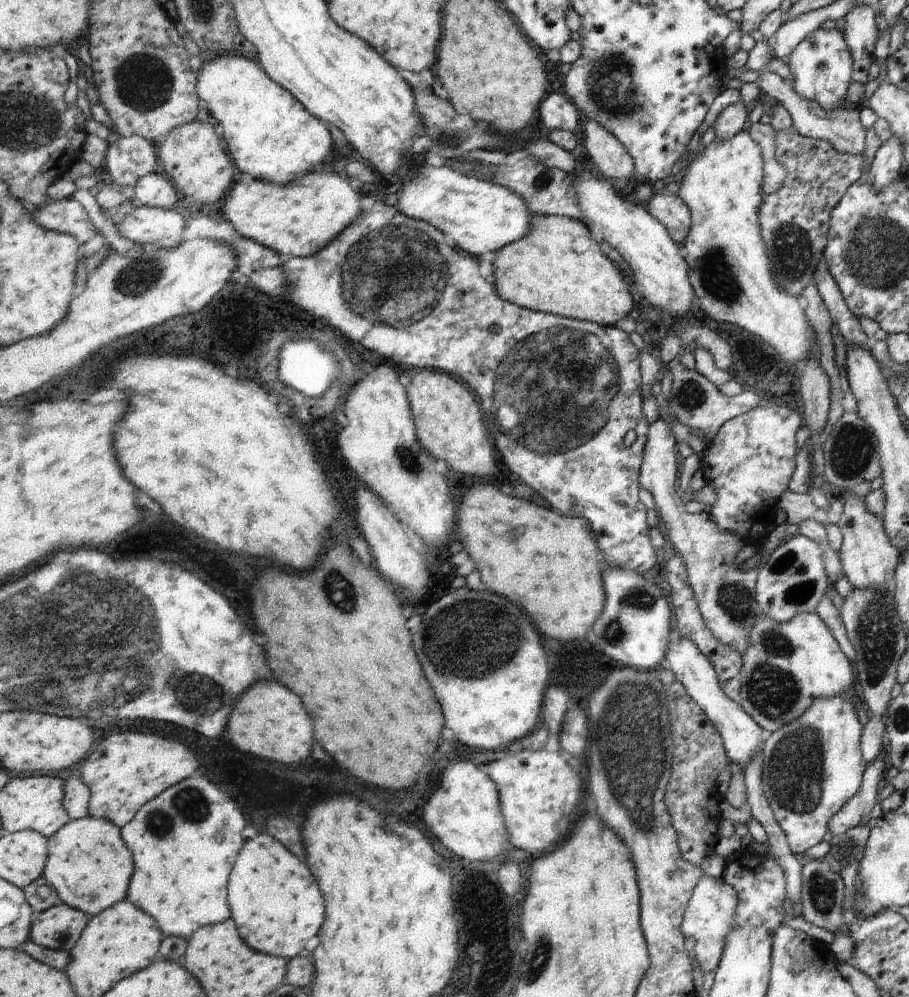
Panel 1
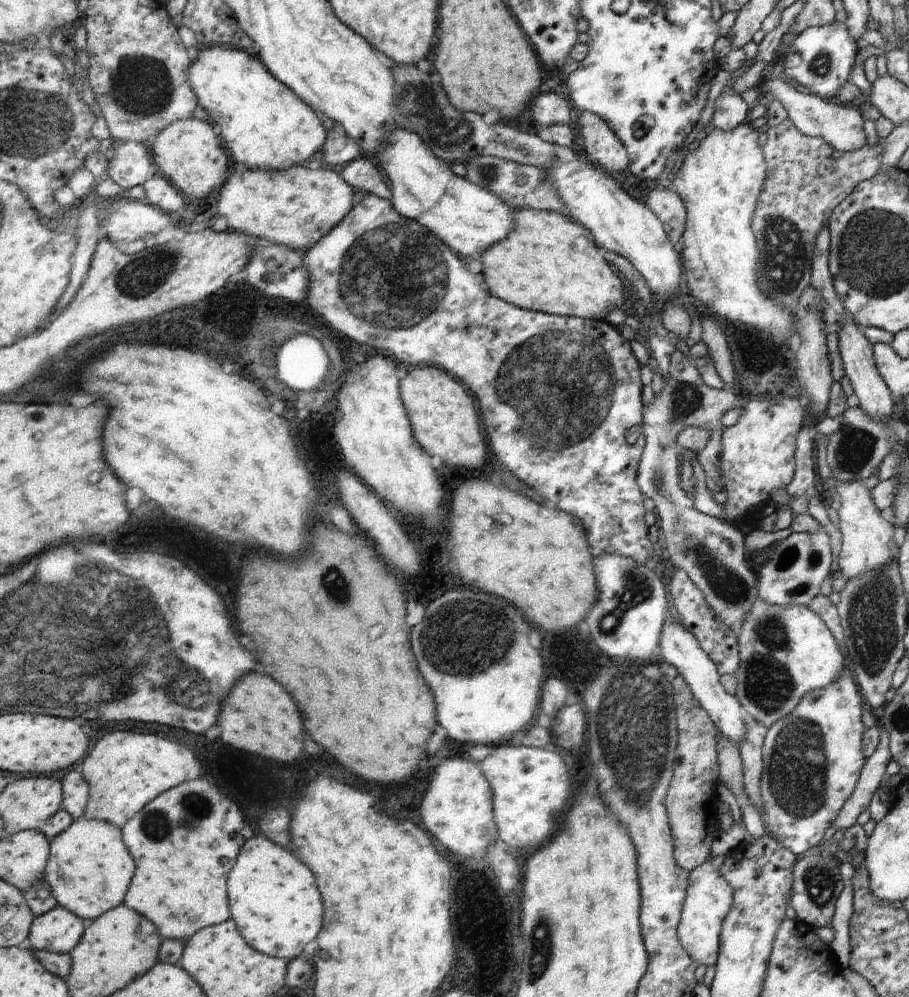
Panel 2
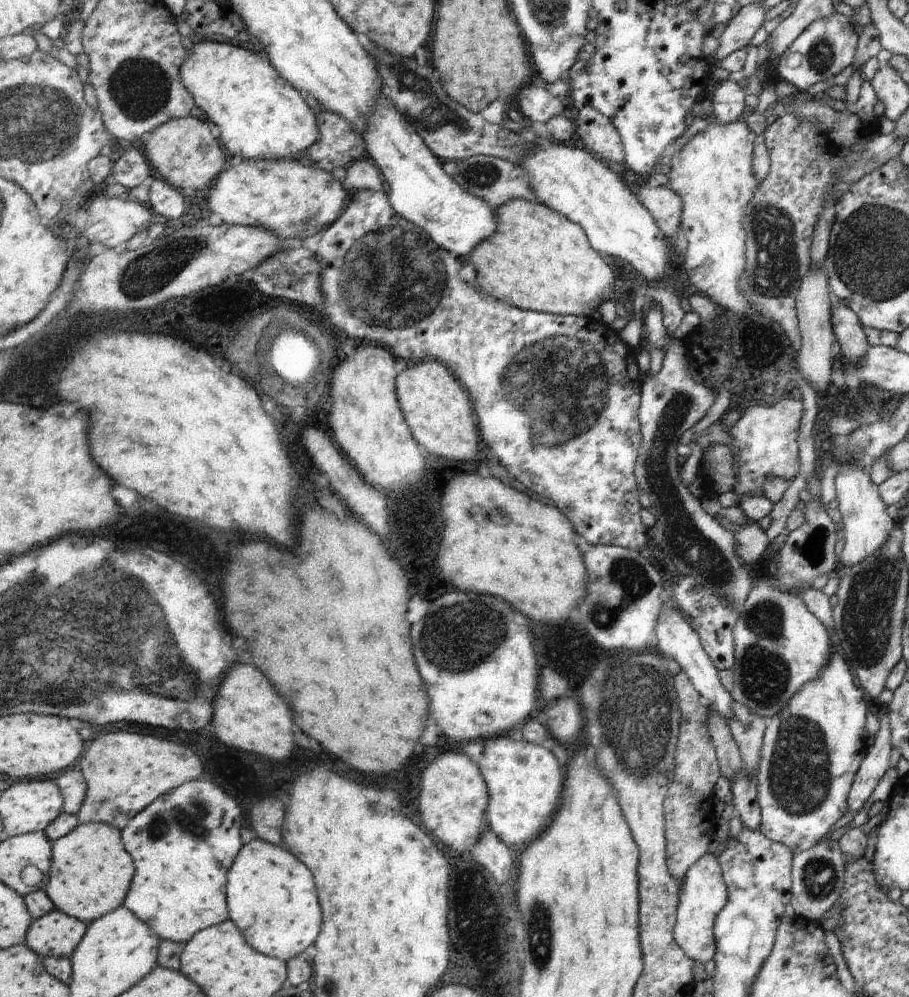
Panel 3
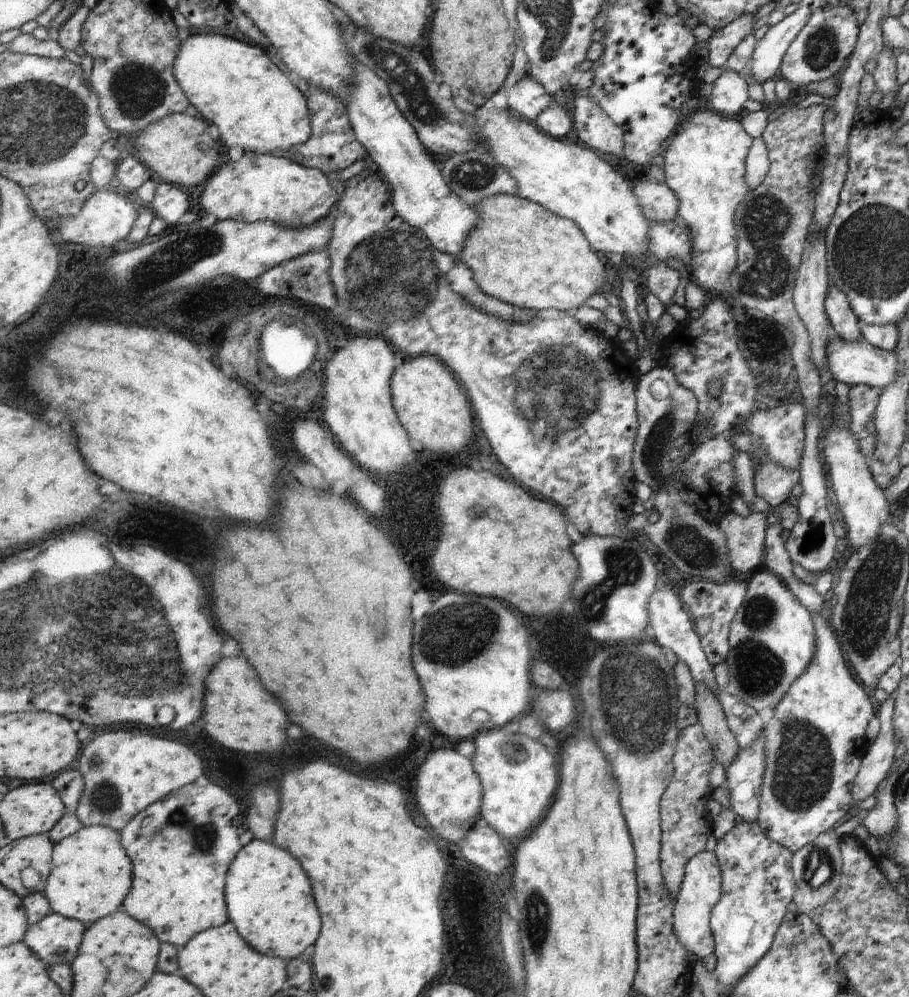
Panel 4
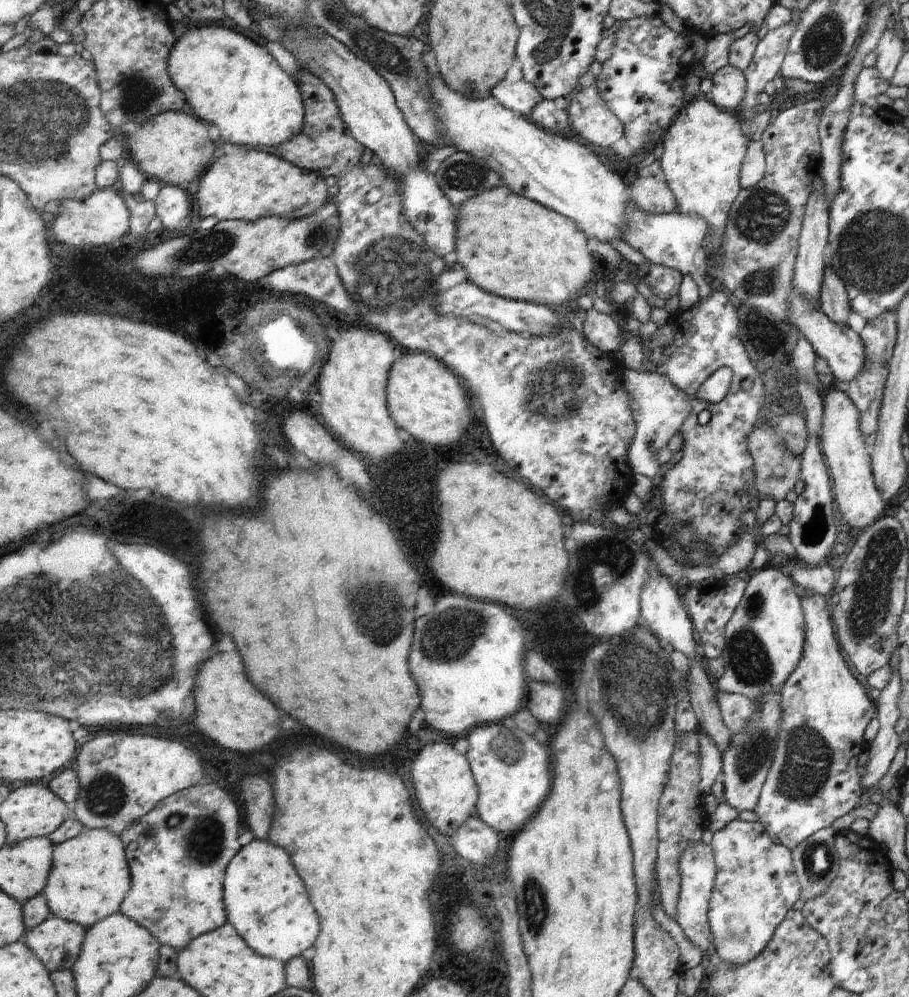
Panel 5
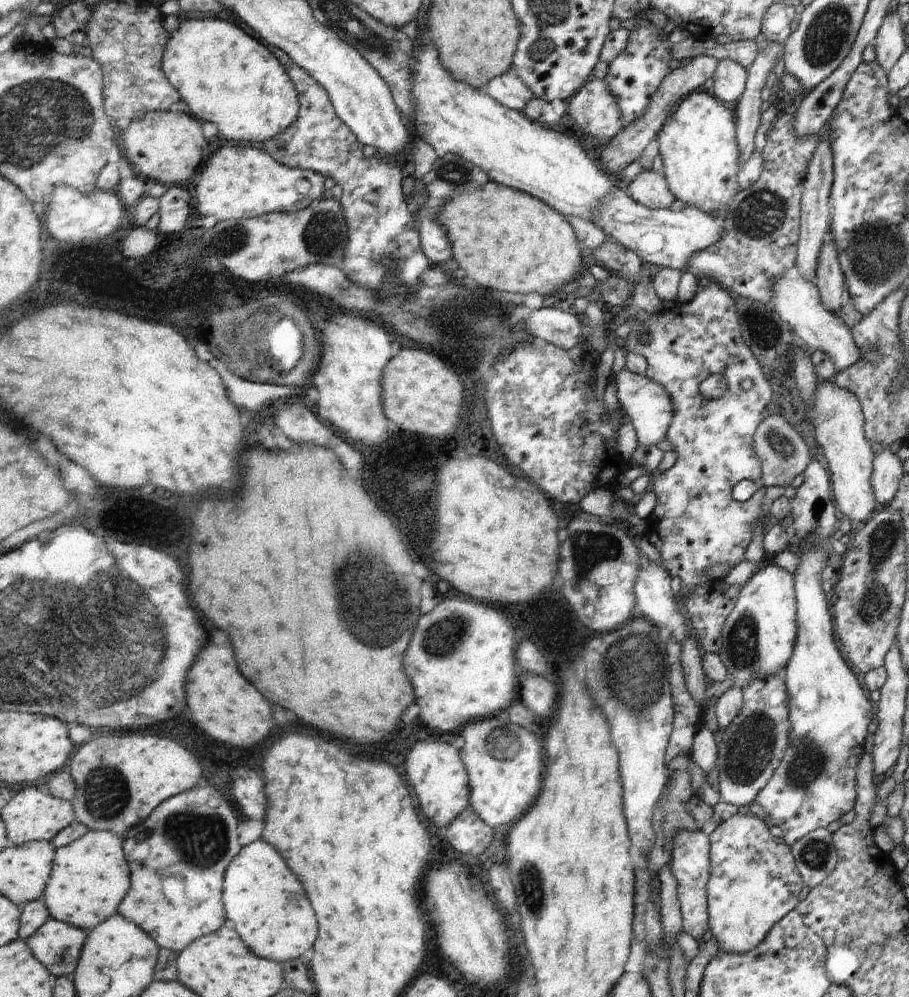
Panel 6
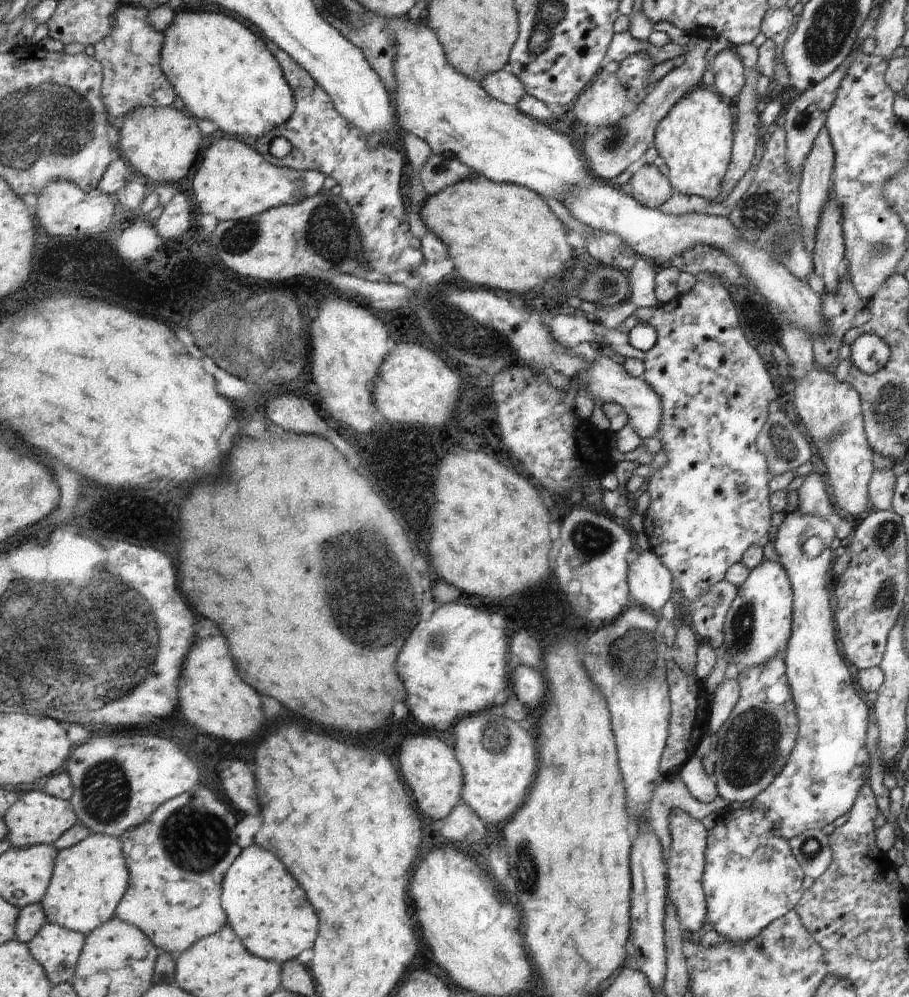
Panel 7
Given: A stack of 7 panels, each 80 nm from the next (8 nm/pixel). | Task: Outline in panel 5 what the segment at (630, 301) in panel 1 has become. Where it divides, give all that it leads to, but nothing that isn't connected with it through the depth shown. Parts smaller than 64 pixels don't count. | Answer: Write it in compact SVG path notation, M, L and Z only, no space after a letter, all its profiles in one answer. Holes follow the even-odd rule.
M508 186L488 190L470 202L458 207L461 215L461 233L455 261L460 262L470 274L471 282L482 289L510 300L522 300L544 306L564 306L572 296L584 294L596 278L596 258L590 254L588 235L573 219L559 214L540 202L518 195Z

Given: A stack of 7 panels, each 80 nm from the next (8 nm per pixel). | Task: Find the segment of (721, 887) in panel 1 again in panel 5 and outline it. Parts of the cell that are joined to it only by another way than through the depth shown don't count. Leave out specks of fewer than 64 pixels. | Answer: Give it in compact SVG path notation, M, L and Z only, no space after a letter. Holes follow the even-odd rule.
M696 842L694 846L690 846L690 850L686 854L682 854L681 868L684 882L681 902L679 903L680 908L678 908L678 915L675 920L683 928L688 940L706 955L706 948L710 946L713 936L710 934L708 918L717 880L716 854L713 848L704 842Z

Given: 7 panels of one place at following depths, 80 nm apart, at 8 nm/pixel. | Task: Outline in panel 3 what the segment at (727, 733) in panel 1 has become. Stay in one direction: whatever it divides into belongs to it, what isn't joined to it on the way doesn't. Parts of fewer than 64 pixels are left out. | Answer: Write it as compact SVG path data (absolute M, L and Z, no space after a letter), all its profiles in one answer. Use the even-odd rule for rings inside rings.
M666 604L665 609L662 610L661 621L658 622L656 641L657 649L662 653L662 656L665 659L672 658L676 660L680 664L682 671L690 676L690 680L692 680L698 694L706 700L709 710L718 712L722 718L725 718L726 724L730 724L730 718L734 716L732 714L734 698L722 687L717 669L710 661L708 654L702 649L700 638L694 632L690 620L684 616L680 609L676 610L676 608Z

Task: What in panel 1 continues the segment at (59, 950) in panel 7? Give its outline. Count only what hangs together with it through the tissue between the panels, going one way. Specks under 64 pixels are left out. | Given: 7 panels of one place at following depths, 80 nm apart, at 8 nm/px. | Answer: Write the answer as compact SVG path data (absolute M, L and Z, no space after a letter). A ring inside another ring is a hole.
M65 903L45 912L38 911L33 918L31 941L46 948L72 953L91 921L88 914Z

